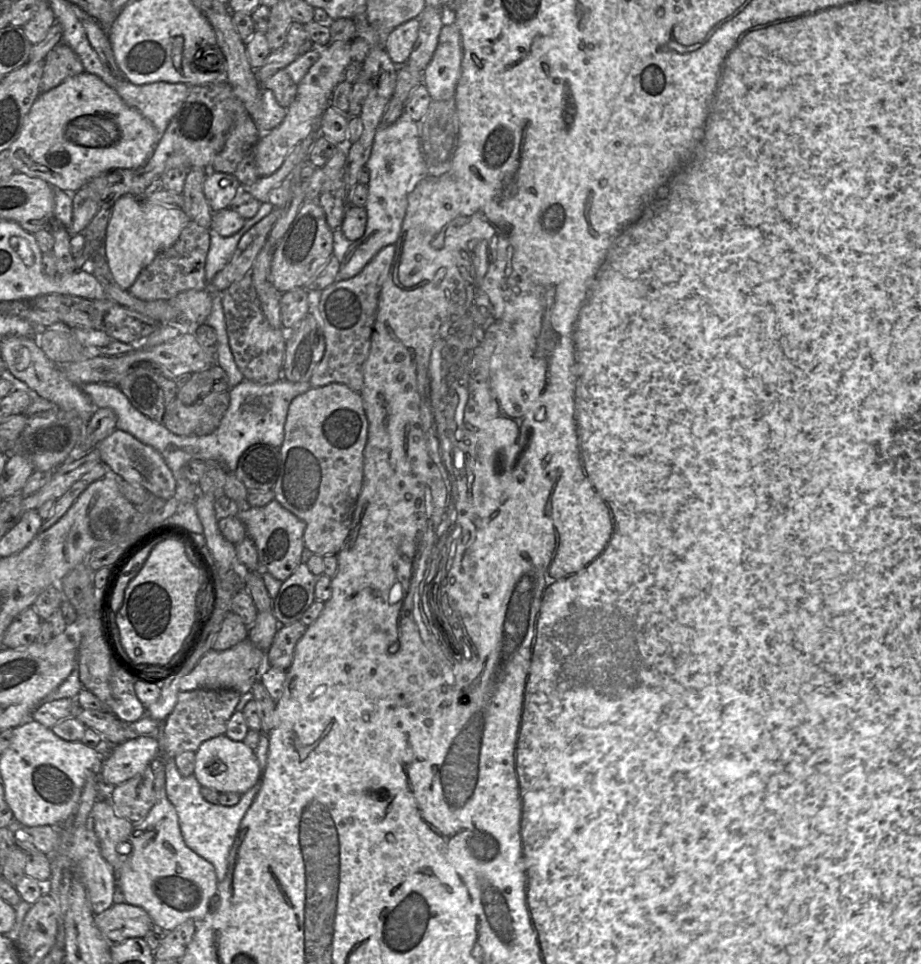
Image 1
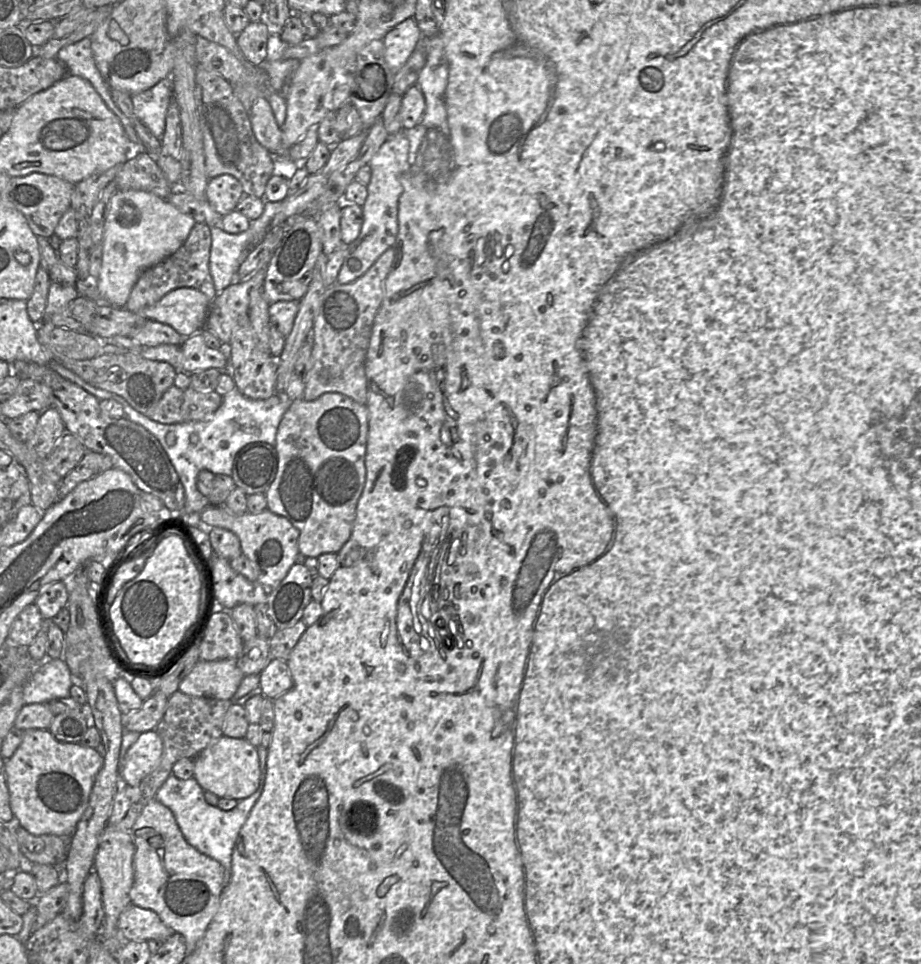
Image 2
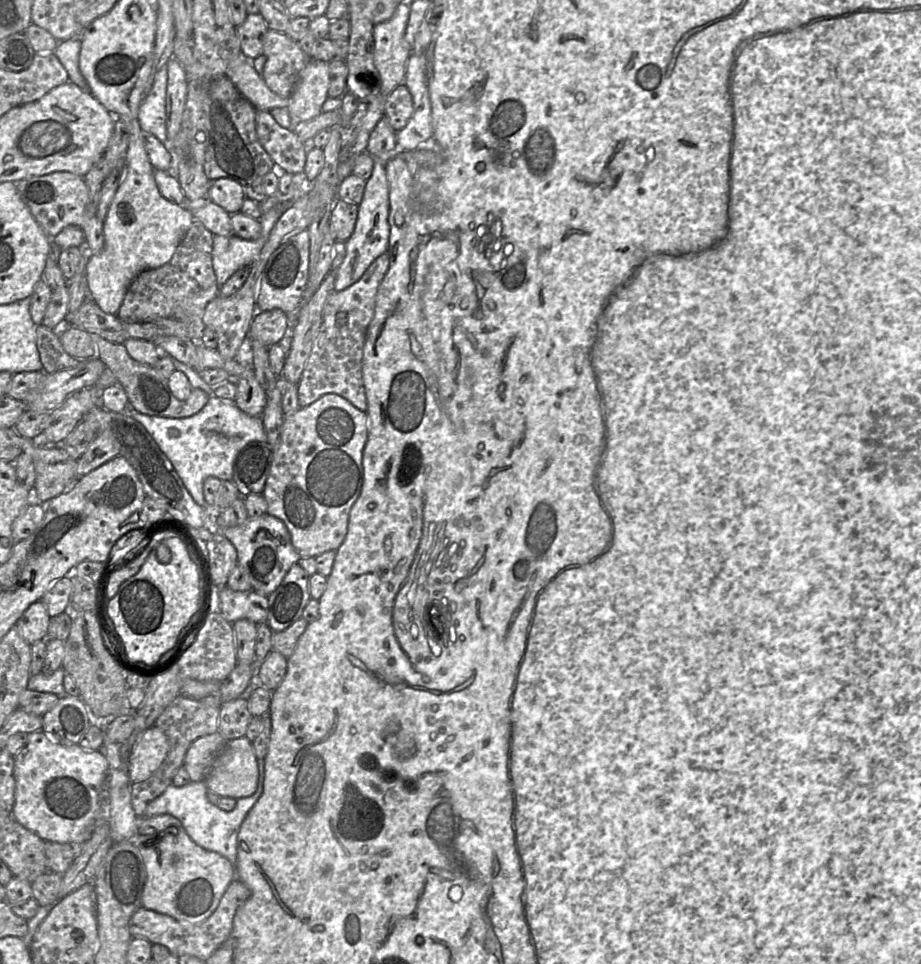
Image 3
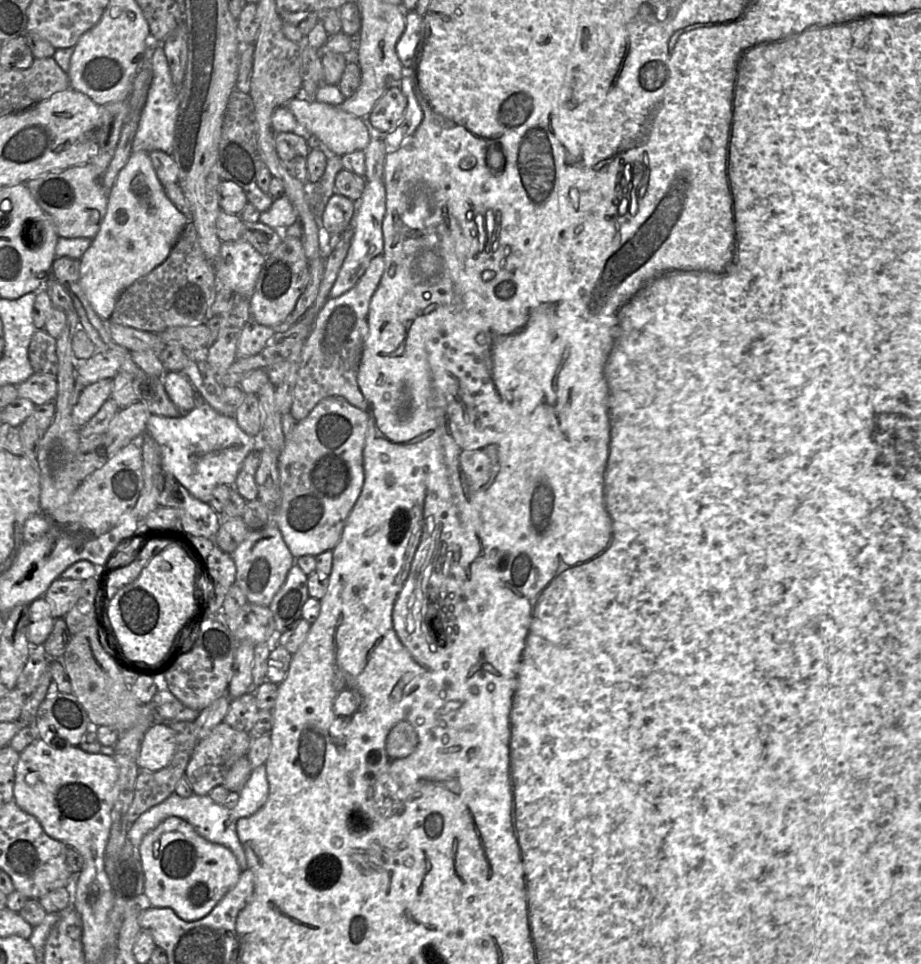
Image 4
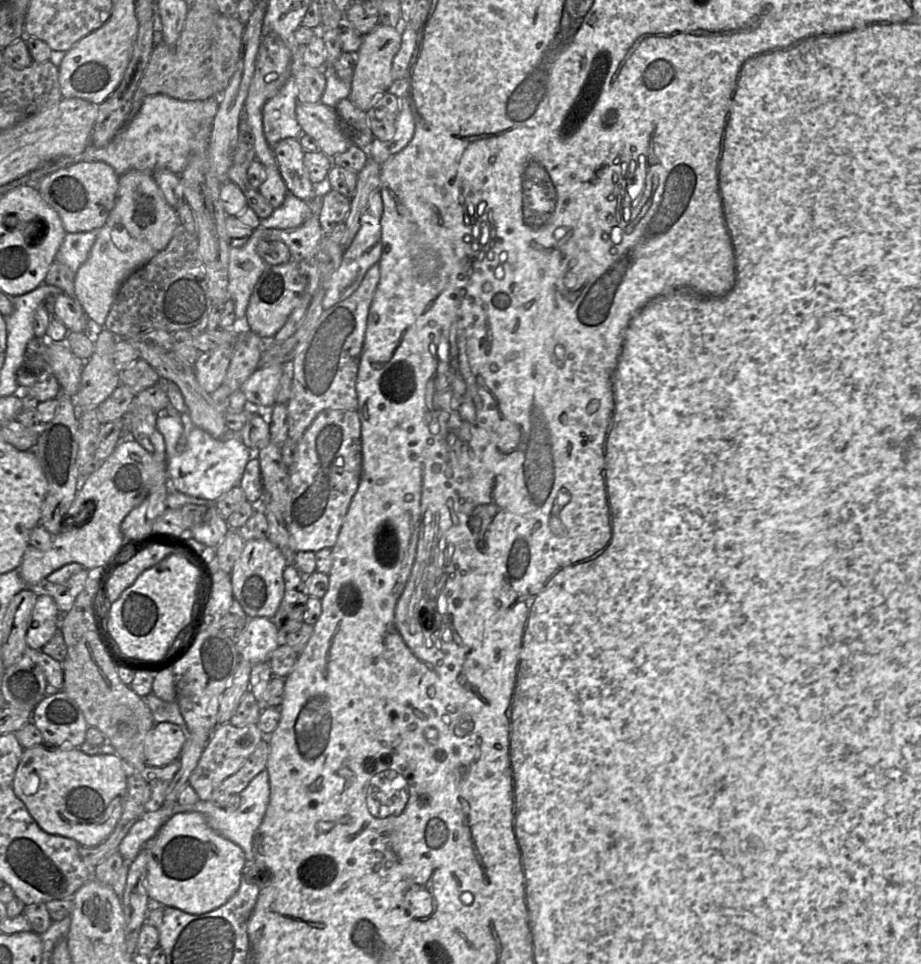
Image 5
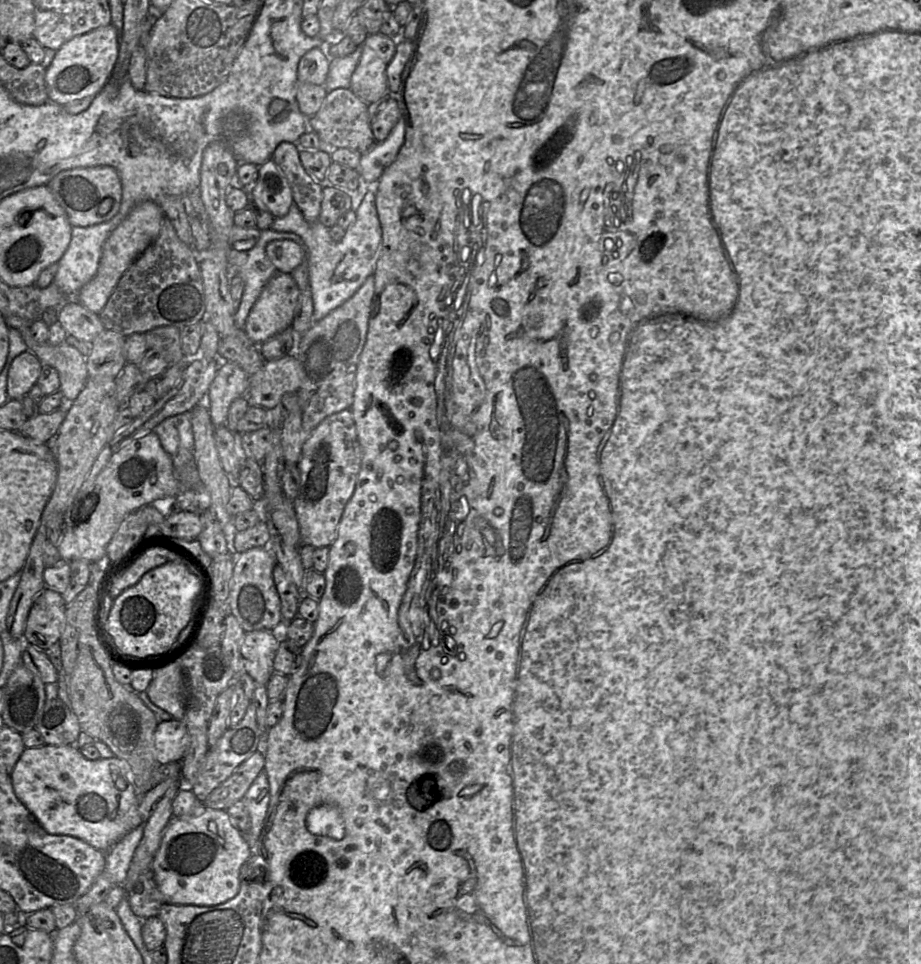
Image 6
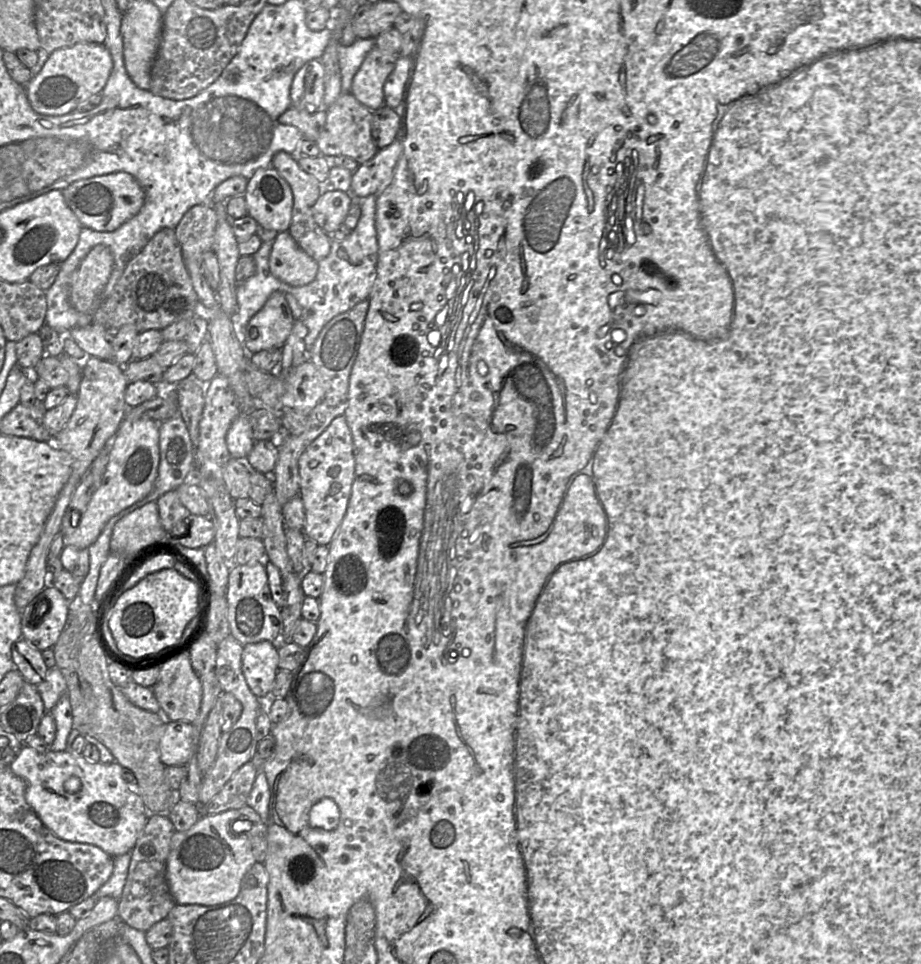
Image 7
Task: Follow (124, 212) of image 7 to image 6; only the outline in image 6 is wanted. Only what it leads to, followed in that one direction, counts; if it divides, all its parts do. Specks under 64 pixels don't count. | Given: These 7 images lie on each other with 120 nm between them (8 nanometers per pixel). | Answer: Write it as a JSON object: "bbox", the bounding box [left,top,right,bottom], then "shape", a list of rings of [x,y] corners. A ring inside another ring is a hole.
{"bbox":[48,166,122,227],"shape":[[[111,166],[82,167],[57,174],[48,184],[57,202],[66,211],[72,226],[88,227],[111,220],[120,210],[122,183]]]}

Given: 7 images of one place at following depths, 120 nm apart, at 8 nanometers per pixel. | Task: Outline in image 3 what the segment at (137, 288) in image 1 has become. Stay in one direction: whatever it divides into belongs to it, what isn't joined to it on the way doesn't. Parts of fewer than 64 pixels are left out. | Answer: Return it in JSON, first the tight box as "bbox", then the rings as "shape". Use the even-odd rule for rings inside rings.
{"bbox":[117,220,219,323],"shape":[[[193,220],[171,260],[159,268],[141,272],[132,281],[117,313],[118,318],[134,323],[160,318],[202,323],[207,305],[219,292],[212,263],[213,236],[201,221]]]}

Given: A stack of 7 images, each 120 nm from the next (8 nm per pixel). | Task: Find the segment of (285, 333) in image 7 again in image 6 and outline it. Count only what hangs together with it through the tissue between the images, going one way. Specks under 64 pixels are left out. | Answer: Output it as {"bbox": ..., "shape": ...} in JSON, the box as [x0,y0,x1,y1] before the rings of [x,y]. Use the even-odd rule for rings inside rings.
{"bbox":[244,272,299,345],"shape":[[[276,272],[264,286],[246,319],[244,331],[249,339],[261,345],[290,327],[299,295],[291,274]]]}

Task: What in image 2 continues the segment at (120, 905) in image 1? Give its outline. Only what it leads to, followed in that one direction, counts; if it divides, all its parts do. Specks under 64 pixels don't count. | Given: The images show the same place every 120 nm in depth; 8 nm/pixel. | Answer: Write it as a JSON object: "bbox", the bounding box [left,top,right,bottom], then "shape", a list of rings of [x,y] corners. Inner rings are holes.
{"bbox":[118,904,174,942],"shape":[[[133,904],[120,914],[118,929],[124,942],[167,939],[174,933],[156,912]]]}

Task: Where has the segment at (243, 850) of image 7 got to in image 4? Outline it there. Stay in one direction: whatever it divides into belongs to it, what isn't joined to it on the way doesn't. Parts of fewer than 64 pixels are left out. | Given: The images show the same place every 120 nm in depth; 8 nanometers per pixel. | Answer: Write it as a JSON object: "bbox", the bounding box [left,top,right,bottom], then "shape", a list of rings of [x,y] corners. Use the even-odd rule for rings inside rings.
{"bbox":[137,816,241,921],"shape":[[[171,816],[149,831],[137,848],[144,872],[145,903],[171,908],[185,921],[207,916],[239,880],[241,869],[232,851],[200,836],[182,818]]]}

